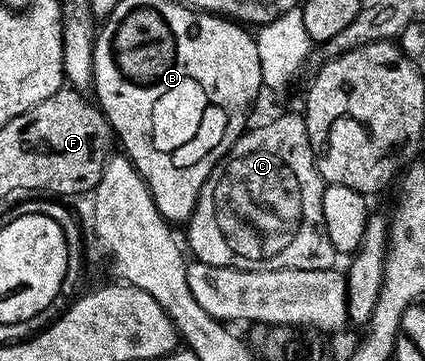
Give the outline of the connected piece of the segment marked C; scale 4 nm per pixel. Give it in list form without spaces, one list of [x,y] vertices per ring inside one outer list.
[[[286,113],[271,125],[262,125],[259,129],[247,128],[208,175],[185,226],[193,260],[248,271],[320,271],[335,268],[336,250],[332,247],[332,239],[328,239],[324,223],[323,188],[322,176],[314,165],[305,116]]]

